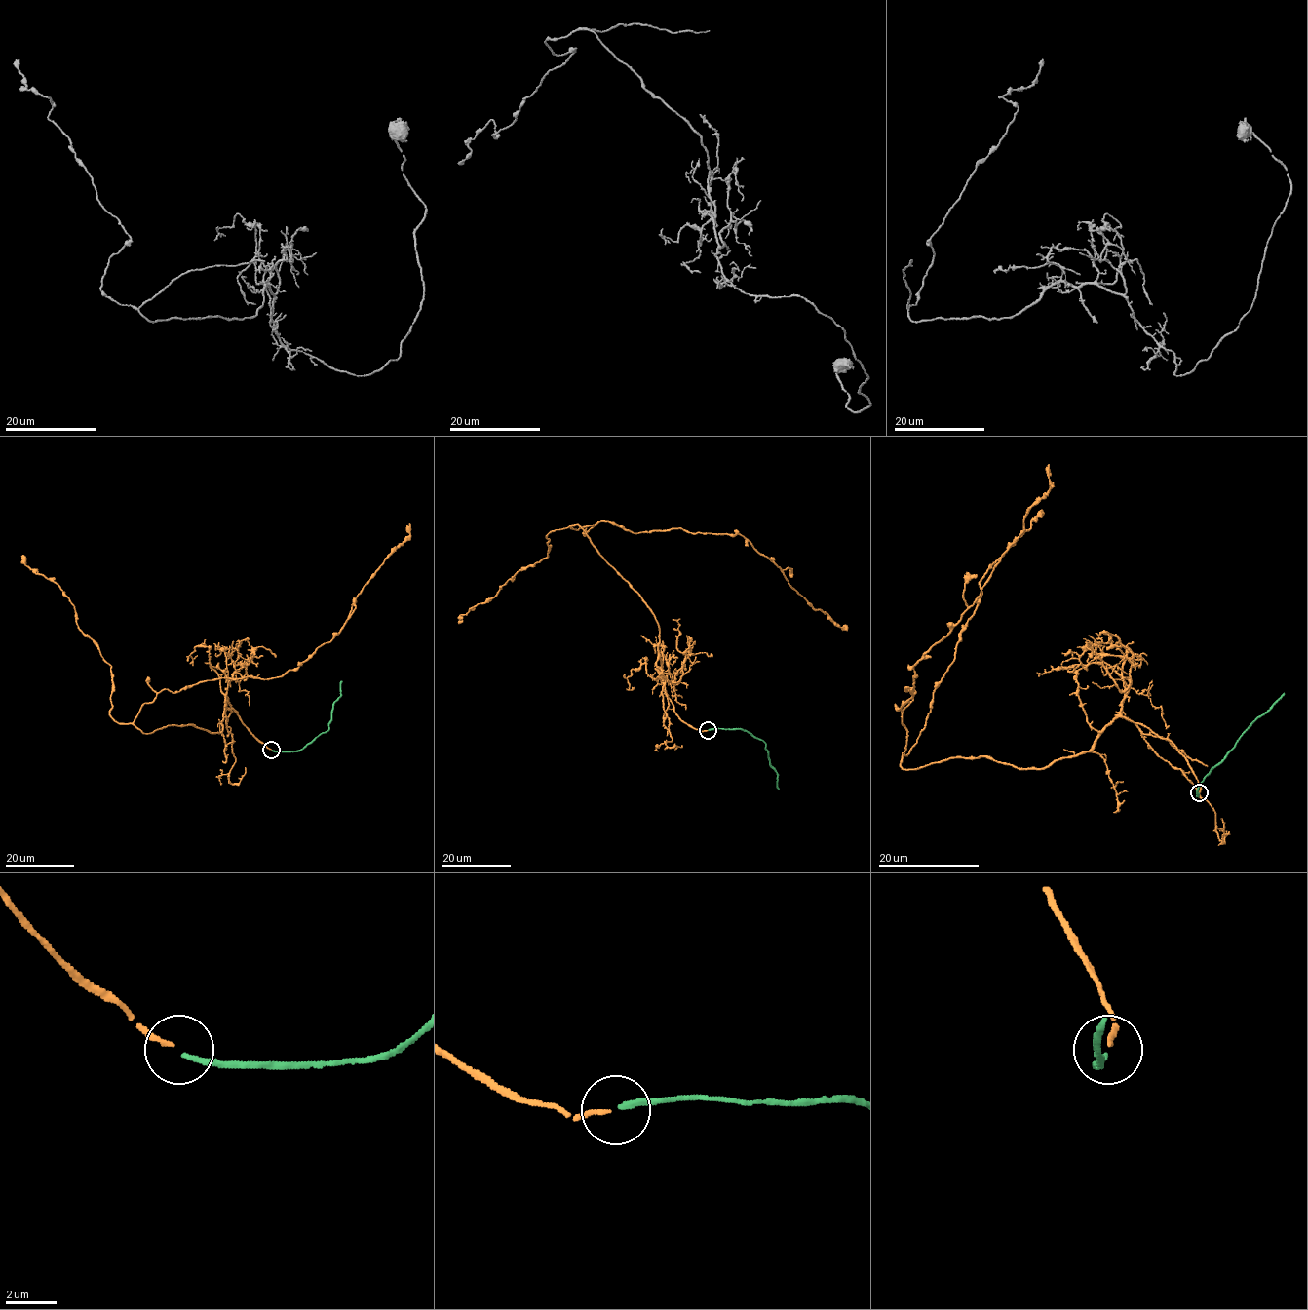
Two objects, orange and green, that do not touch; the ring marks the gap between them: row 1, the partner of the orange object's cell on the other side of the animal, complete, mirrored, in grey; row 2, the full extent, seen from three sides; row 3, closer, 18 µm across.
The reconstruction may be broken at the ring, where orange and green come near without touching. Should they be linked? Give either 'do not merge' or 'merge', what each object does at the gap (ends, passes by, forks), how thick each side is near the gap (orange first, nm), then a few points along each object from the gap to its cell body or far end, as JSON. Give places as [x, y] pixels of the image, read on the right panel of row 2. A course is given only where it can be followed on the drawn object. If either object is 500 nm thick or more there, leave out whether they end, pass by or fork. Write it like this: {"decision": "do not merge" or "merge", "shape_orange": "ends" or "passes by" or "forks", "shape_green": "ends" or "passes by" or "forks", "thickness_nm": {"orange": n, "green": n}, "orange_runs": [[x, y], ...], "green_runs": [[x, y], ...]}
{"decision": "merge", "shape_orange": "ends", "shape_green": "ends", "thickness_nm": {"orange": 160, "green": 240}, "orange_runs": [[1199, 791], [1169, 740], [1120, 716], [1041, 768], [901, 765], [895, 705], [913, 668], [1023, 530], [1049, 464]], "green_runs": [[1199, 793], [1197, 795], [1199, 785], [1233, 748], [1238, 738], [1284, 692]]}

